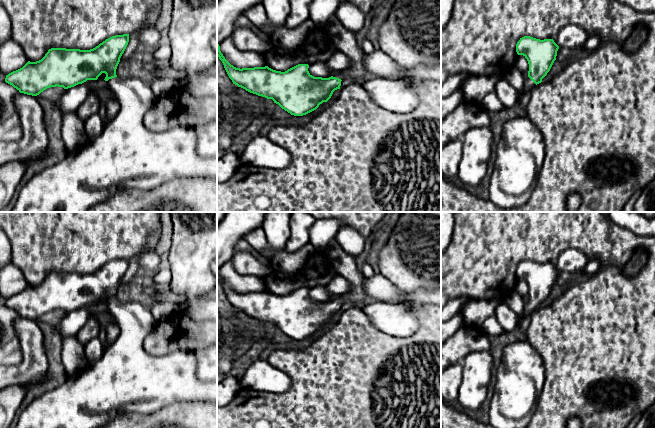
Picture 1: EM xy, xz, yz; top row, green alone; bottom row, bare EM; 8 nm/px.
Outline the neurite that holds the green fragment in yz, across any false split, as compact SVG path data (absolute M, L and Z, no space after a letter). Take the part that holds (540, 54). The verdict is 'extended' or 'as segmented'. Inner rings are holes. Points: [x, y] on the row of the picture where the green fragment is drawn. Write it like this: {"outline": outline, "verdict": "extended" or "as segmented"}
{"outline": "M524 36L516 44L516 52L523 55L529 64L528 77L524 82L524 94L533 92L537 84L550 71L556 60L559 46L553 39L536 39L530 36Z", "verdict": "extended"}

